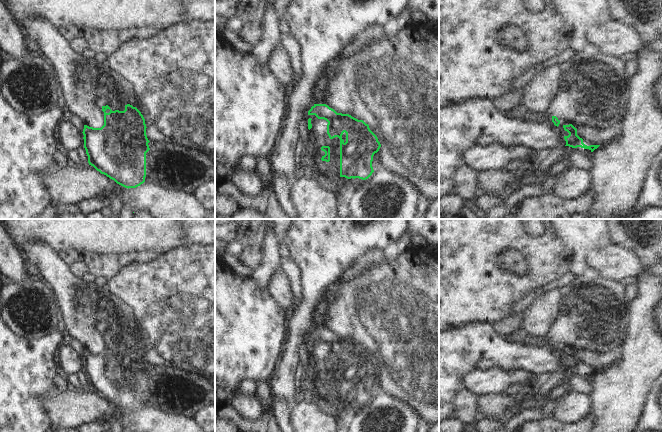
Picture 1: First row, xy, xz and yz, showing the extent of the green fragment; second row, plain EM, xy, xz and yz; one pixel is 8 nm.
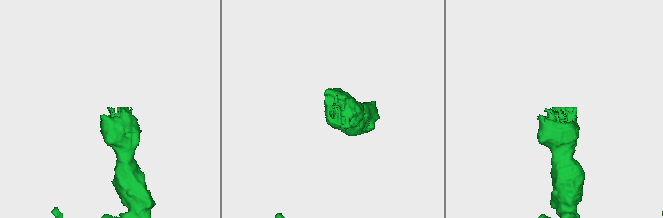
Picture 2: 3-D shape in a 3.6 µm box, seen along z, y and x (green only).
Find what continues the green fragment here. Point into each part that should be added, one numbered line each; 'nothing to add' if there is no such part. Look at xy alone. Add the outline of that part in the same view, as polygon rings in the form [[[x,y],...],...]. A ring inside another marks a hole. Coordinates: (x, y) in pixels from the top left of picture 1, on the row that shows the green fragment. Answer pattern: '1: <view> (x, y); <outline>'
nothing to add

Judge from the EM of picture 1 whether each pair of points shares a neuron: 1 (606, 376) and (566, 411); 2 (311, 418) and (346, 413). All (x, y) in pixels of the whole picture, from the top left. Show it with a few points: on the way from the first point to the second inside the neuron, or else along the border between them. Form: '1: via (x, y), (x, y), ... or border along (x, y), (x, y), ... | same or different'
1: border along (589, 394), (591, 411) | different
2: via (320, 413), (337, 413) | same

